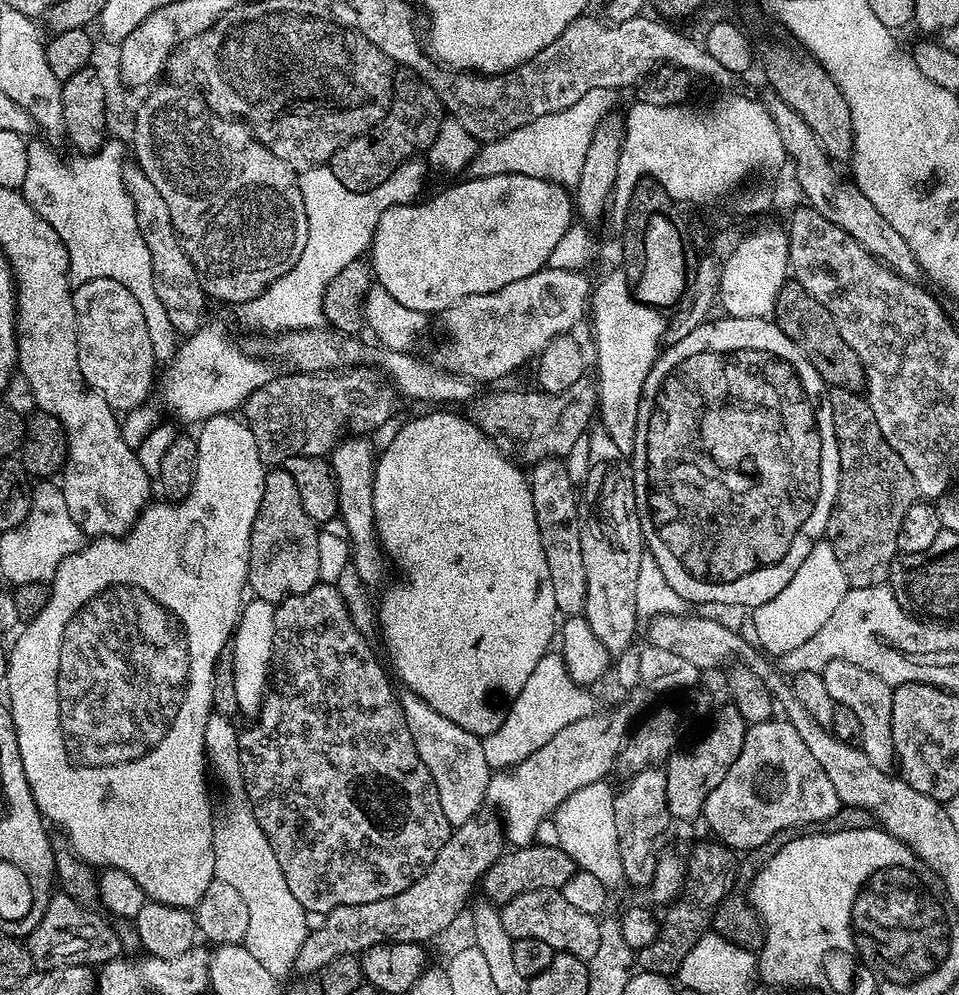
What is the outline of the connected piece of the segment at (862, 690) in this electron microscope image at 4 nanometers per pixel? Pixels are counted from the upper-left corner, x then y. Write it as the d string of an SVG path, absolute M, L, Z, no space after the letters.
M835 660L824 668L822 673L826 682L826 690L830 690L830 698L835 704L850 706L862 725L862 742L859 747L864 749L866 758L878 766L878 770L886 773L893 771L897 763L896 747L892 737L892 689L893 685L882 682L870 670L862 670L854 662Z

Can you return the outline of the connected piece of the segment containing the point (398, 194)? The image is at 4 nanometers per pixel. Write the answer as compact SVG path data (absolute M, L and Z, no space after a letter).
M423 159L402 162L386 182L369 192L351 192L338 182L331 167L307 168L299 173L302 202L306 206L306 250L302 258L282 278L274 281L258 298L239 305L240 316L252 328L271 334L298 332L302 328L319 328L325 323L322 298L330 278L334 278L350 262L361 259L371 249L378 222L395 204L413 203L424 188L424 175L430 169Z

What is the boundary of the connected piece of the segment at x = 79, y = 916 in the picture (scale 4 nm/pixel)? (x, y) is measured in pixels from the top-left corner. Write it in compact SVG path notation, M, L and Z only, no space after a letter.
M56 894L51 897L41 922L26 937L28 953L32 955L32 963L39 971L49 972L75 964L103 966L121 955L120 932L112 929L99 911L96 913L92 910L72 896Z

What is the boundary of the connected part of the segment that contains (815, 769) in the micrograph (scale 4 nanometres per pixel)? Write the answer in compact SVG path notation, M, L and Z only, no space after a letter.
M773 718L766 722L749 724L748 733L742 742L742 754L738 754L738 762L730 766L726 778L710 790L710 798L706 798L702 820L708 823L715 839L727 844L733 850L746 853L751 848L762 846L774 834L787 828L799 829L800 824L816 824L826 822L841 808L838 794L834 794L834 786L830 778L826 778L826 770L818 766L818 758L810 754L806 742L802 742L802 734L787 718Z

